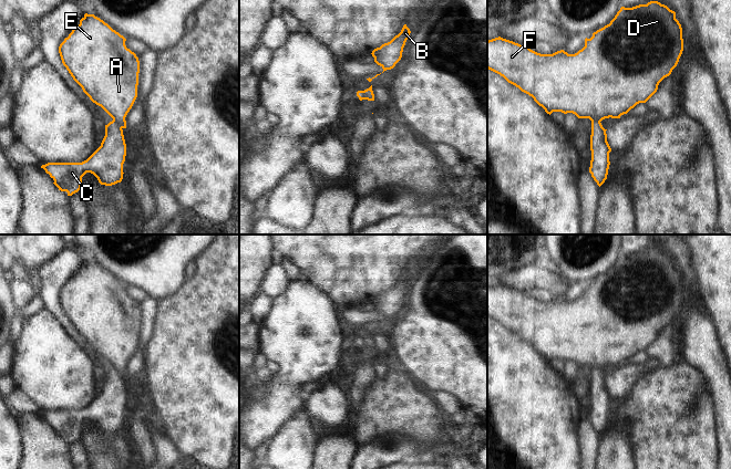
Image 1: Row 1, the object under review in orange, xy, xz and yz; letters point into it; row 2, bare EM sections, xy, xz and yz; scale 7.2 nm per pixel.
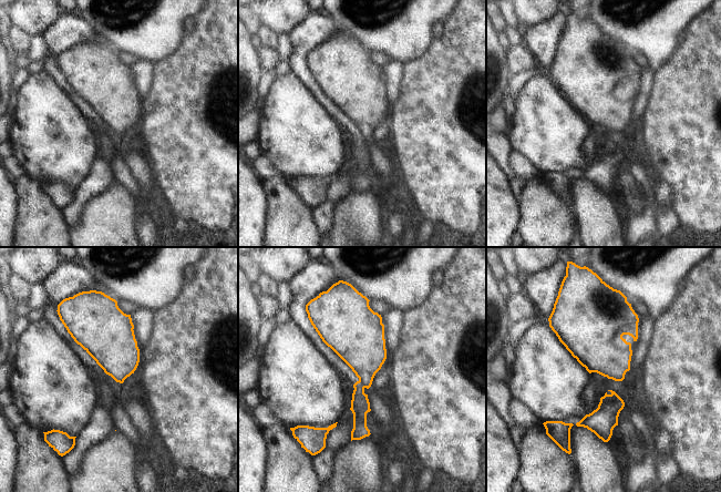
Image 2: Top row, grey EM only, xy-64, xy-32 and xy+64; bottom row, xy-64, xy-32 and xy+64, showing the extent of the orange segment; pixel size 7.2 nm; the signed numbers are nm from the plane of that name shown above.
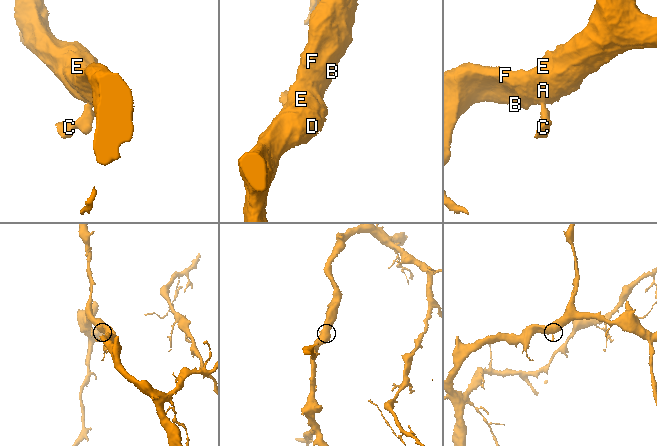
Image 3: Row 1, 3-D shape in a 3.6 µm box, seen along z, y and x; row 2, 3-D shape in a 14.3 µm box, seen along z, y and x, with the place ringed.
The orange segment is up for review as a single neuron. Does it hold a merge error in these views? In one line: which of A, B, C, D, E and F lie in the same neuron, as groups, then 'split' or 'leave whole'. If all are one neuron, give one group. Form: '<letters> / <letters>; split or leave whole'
A B D E F / C; split

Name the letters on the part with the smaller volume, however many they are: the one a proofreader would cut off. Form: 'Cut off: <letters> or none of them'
Cut off: C.

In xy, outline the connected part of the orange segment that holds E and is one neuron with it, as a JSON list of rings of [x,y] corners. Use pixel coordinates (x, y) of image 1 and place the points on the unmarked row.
[[[85,261],[68,285],[59,294],[63,313],[83,340],[96,353],[101,354],[121,375],[126,376],[125,365],[137,345],[140,309],[125,293],[126,286],[94,262]]]

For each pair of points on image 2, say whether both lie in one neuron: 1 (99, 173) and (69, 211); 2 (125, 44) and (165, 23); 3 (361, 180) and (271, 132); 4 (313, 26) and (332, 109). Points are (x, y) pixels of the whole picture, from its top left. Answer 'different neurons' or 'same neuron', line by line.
1: same neuron
2: same neuron
3: different neurons
4: same neuron

